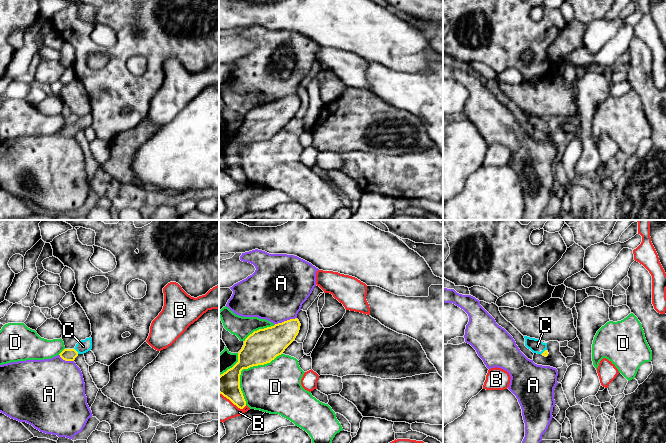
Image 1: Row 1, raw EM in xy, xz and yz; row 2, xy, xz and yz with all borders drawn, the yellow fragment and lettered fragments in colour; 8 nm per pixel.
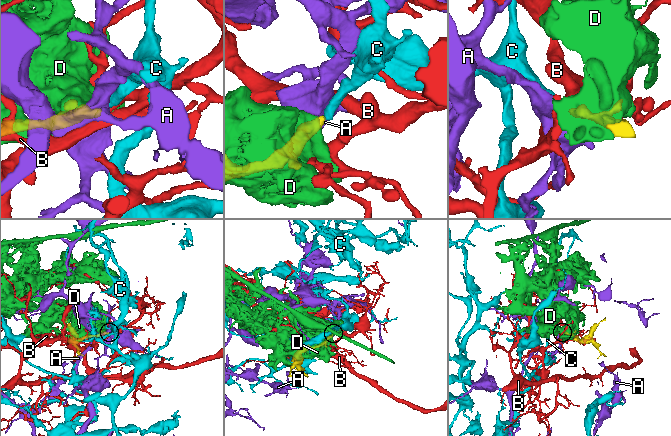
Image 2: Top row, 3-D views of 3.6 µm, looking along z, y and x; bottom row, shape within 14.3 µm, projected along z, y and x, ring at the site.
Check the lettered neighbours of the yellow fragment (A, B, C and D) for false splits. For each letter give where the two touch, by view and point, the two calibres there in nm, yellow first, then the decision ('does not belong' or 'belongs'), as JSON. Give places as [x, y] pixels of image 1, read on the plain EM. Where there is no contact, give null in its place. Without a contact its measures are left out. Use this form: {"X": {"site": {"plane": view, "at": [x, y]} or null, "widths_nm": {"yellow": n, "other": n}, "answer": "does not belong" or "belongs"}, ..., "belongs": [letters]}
{"A": {"site": {"plane": "xz", "at": [285, 97]}, "widths_nm": {"yellow": 260, "other": 460}, "answer": "does not belong"}, "B": {"site": {"plane": "xz", "at": [233, 179]}, "widths_nm": {"yellow": 190, "other": 200}, "answer": "does not belong"}, "C": {"site": {"plane": "xy", "at": [76, 127]}, "widths_nm": {"yellow": 100, "other": 110}, "answer": "belongs"}, "D": {"site": {"plane": "xz", "at": [244, 144]}, "widths_nm": {"yellow": 280, "other": 380}, "answer": "does not belong"}, "belongs": ["C"]}

